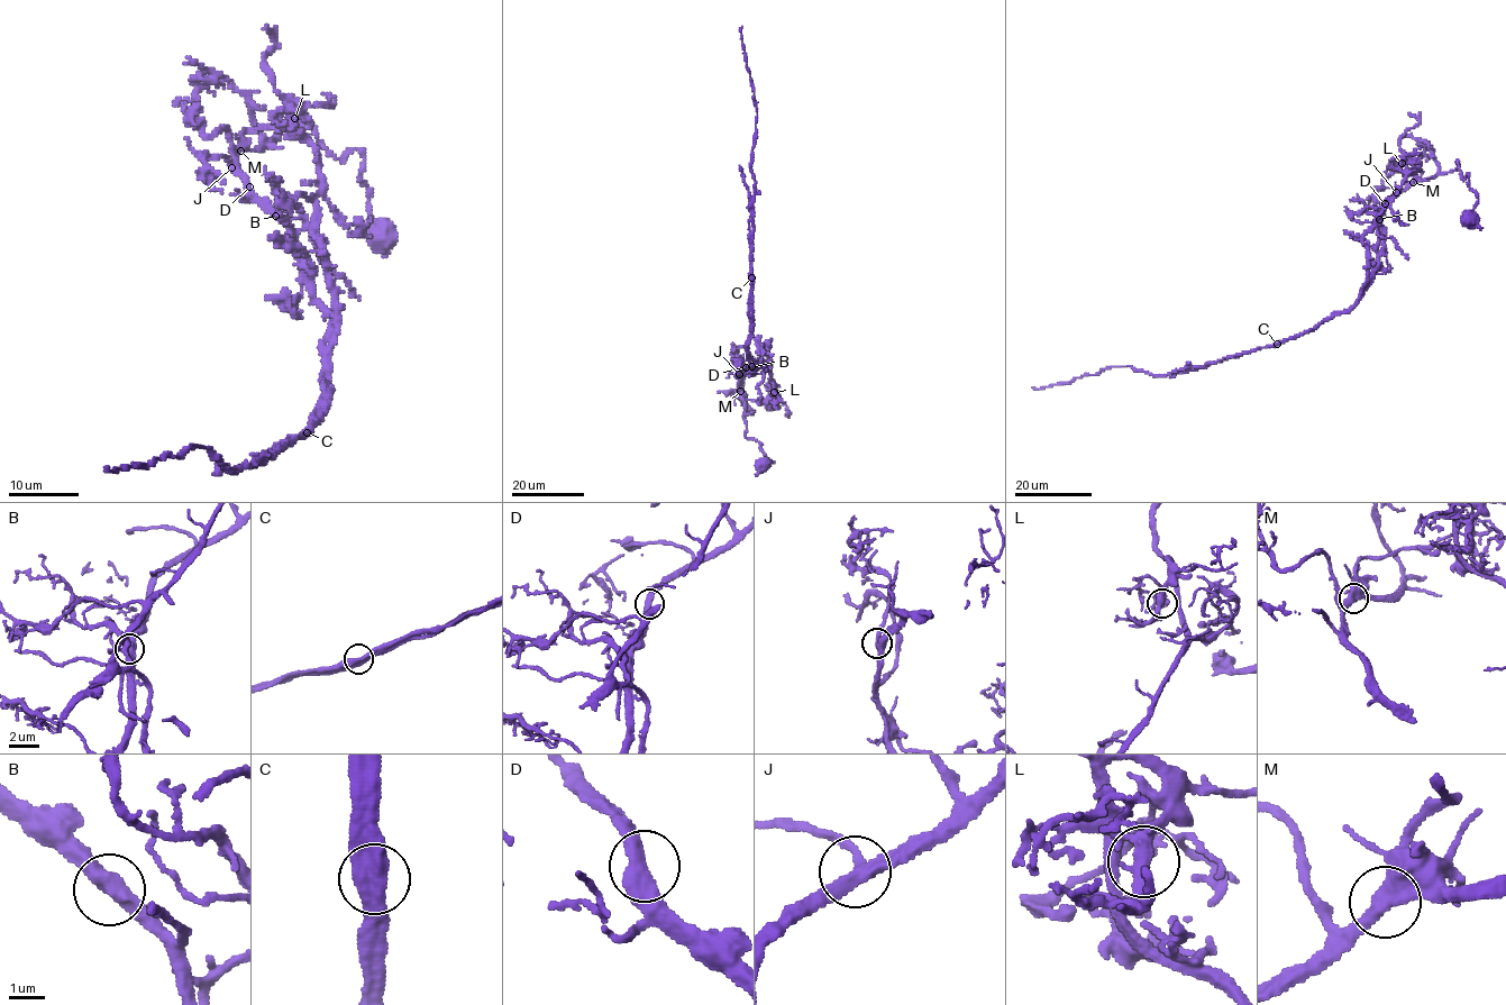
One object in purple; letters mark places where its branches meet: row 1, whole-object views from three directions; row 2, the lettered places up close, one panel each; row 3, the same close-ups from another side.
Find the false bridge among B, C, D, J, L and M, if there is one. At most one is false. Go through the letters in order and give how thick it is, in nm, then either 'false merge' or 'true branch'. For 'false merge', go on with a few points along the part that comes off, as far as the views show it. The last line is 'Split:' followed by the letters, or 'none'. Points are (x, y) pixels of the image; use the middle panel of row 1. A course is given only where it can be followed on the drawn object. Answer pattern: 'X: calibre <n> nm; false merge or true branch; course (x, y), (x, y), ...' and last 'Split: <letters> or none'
B: calibre 480 nm; true branch
C: calibre 480 nm; false merge; course (751, 277), (748, 350), (756, 364), (772, 361), (774, 399), (768, 395), (775, 387), (776, 405), (779, 395)
D: calibre 460 nm; true branch
J: calibre 340 nm; true branch
L: calibre 340 nm; true branch
M: calibre 440 nm; true branch
Split: C

